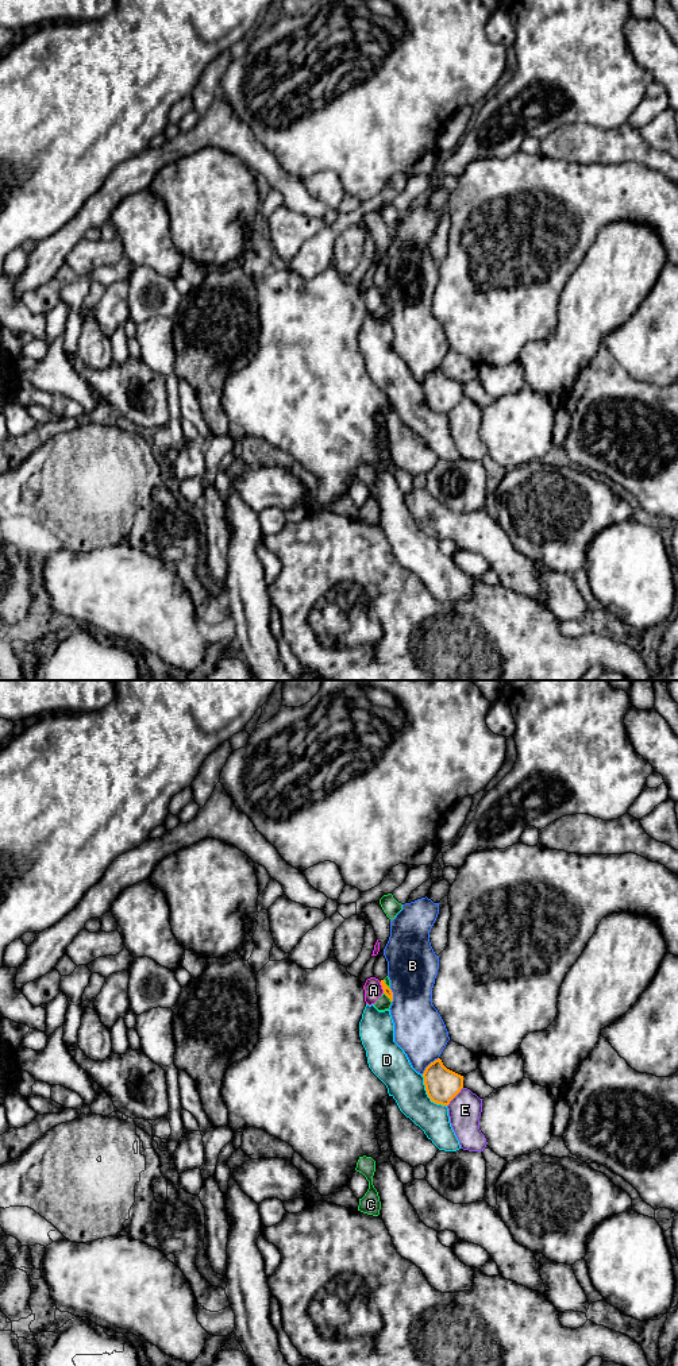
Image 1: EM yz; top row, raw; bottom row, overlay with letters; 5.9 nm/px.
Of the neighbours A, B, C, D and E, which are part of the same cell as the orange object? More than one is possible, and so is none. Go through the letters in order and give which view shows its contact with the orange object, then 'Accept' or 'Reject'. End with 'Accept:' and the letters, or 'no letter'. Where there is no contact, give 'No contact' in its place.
A: Touches orange in yz. Reject
B: Touches orange in yz. Reject
C: Touches orange in yz. Reject
D: Touches orange in yz. Reject
E: Touches orange in yz. Reject
Accept: no letter

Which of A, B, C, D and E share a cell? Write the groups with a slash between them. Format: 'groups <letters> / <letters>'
groups A / B / C / D / E

